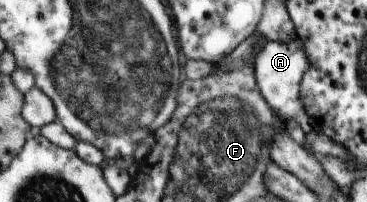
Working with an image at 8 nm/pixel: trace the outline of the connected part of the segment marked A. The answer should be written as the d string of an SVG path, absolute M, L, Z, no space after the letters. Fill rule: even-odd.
M294 38L292 42L274 42L266 41L264 49L257 52L255 70L257 84L260 87L261 94L265 96L266 102L269 103L269 109L278 110L278 114L282 114L285 122L294 120L307 135L313 129L309 122L309 116L306 114L305 106L300 99L300 80L310 67L309 54L306 46L302 46L302 40Z

